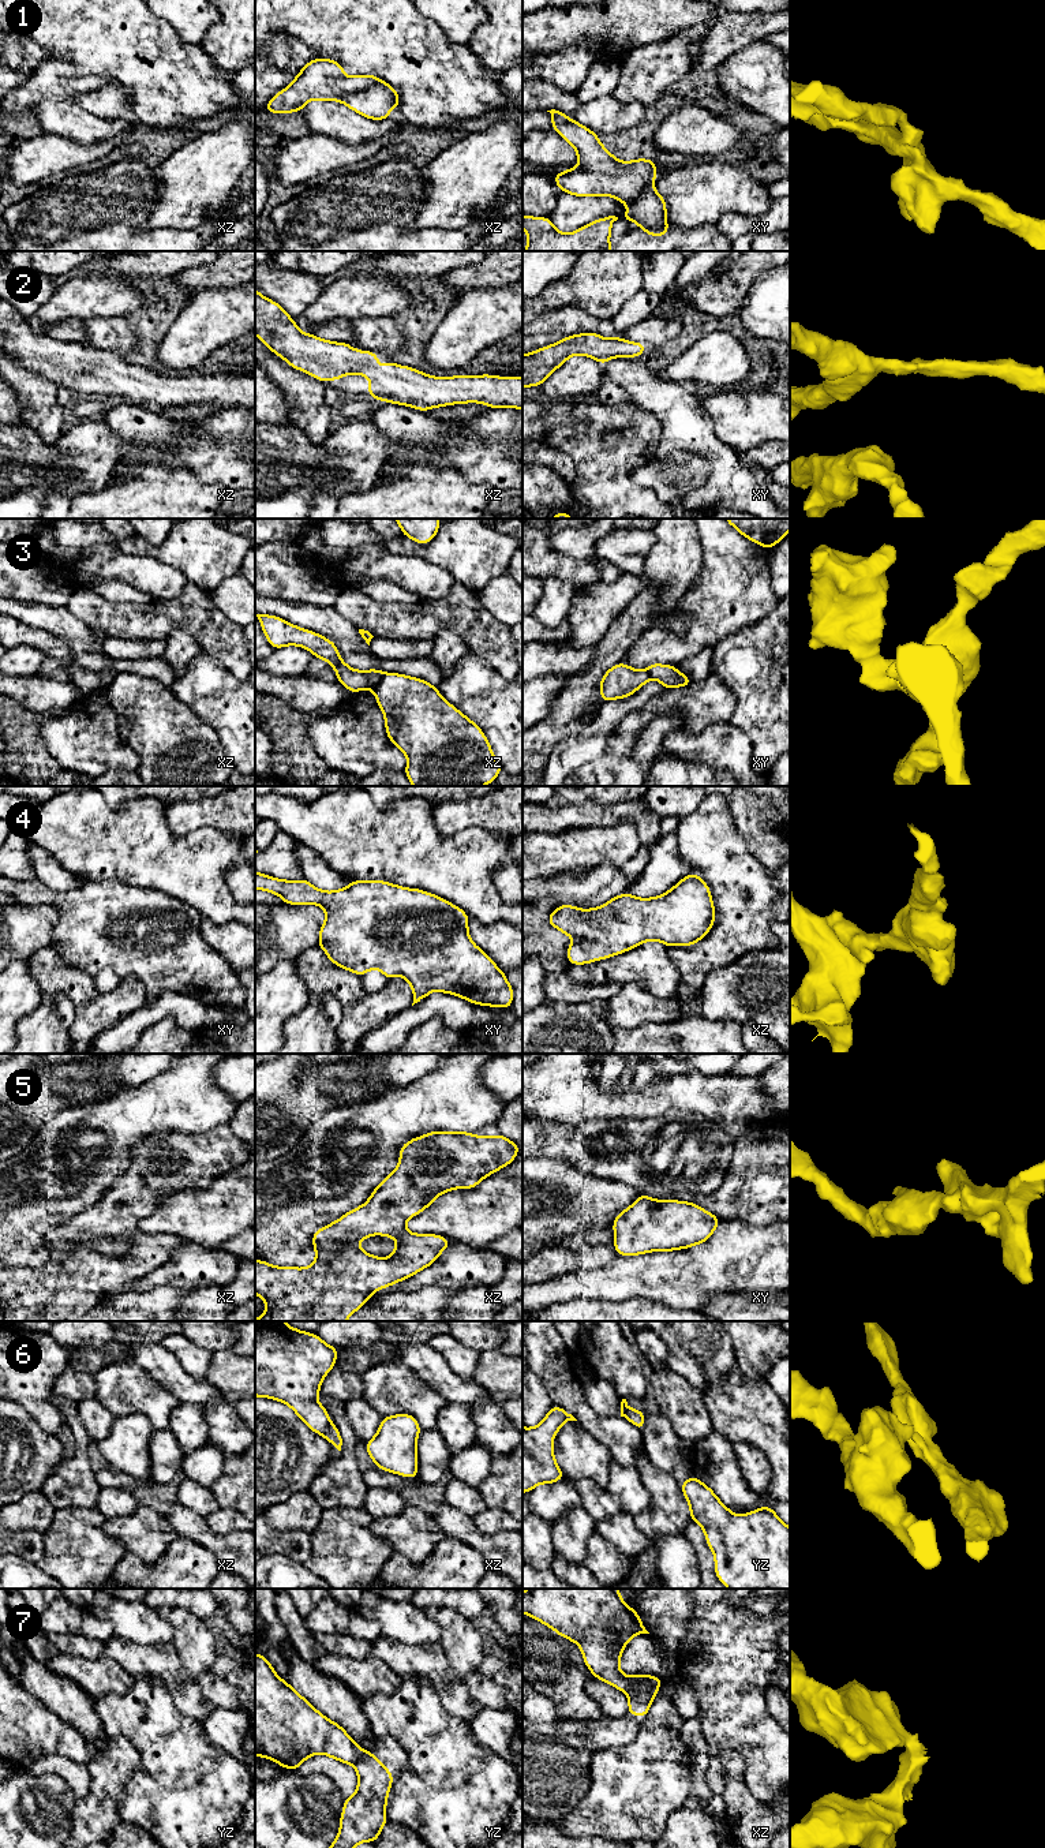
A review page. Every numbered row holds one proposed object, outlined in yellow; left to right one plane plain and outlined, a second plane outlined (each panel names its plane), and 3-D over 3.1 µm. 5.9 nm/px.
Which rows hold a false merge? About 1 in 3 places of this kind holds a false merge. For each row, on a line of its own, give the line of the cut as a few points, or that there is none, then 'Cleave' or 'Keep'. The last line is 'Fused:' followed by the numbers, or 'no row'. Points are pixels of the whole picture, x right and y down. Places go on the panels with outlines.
1: Split along xy (621, 163), (614, 174), (599, 174), (580, 168). Cleave
2: No split. Keep
3: Split along xz (384, 673), (371, 688). Cleave
4: No split. Keep
5: No split. Keep
6: Split along xz (332, 1424), (322, 1435). Cleave
7: Split along xz (655, 1691), (626, 1693). Cleave
Fused: 1, 3, 6, 7

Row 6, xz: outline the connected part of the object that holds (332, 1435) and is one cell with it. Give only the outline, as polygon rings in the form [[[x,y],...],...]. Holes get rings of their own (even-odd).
[[[330,1425],[327,1430],[322,1434],[329,1443],[332,1443],[338,1451],[341,1451],[342,1439],[340,1430],[336,1425]]]

